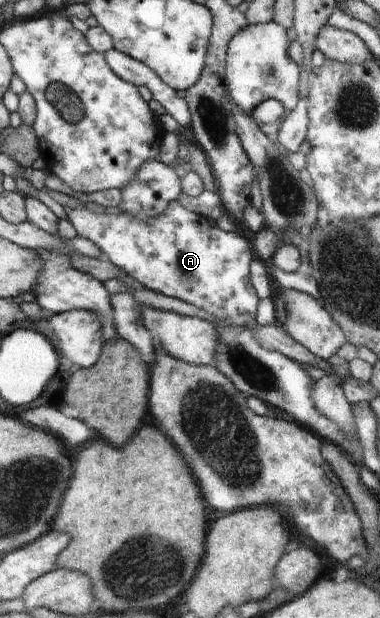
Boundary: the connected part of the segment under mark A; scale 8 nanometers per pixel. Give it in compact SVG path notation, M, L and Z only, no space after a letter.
M173 200L171 205L165 209L165 213L156 216L149 215L149 219L139 221L136 220L136 215L130 218L123 214L105 214L104 211L94 212L85 206L65 206L64 210L78 235L92 241L103 252L103 256L109 259L114 266L120 268L123 273L135 278L140 284L154 292L180 299L208 313L207 320L213 322L220 331L218 365L215 368L221 370L225 377L233 381L241 393L264 401L279 413L283 413L287 420L297 421L299 426L337 444L357 463L363 463L362 448L356 433L349 436L339 427L338 423L325 417L315 407L310 394L310 387L314 381L306 371L301 369L300 363L285 357L285 354L265 349L254 336L259 297L251 285L249 275L249 263L253 259L251 243L249 243L250 236L221 230L216 220L191 212L176 200Z

